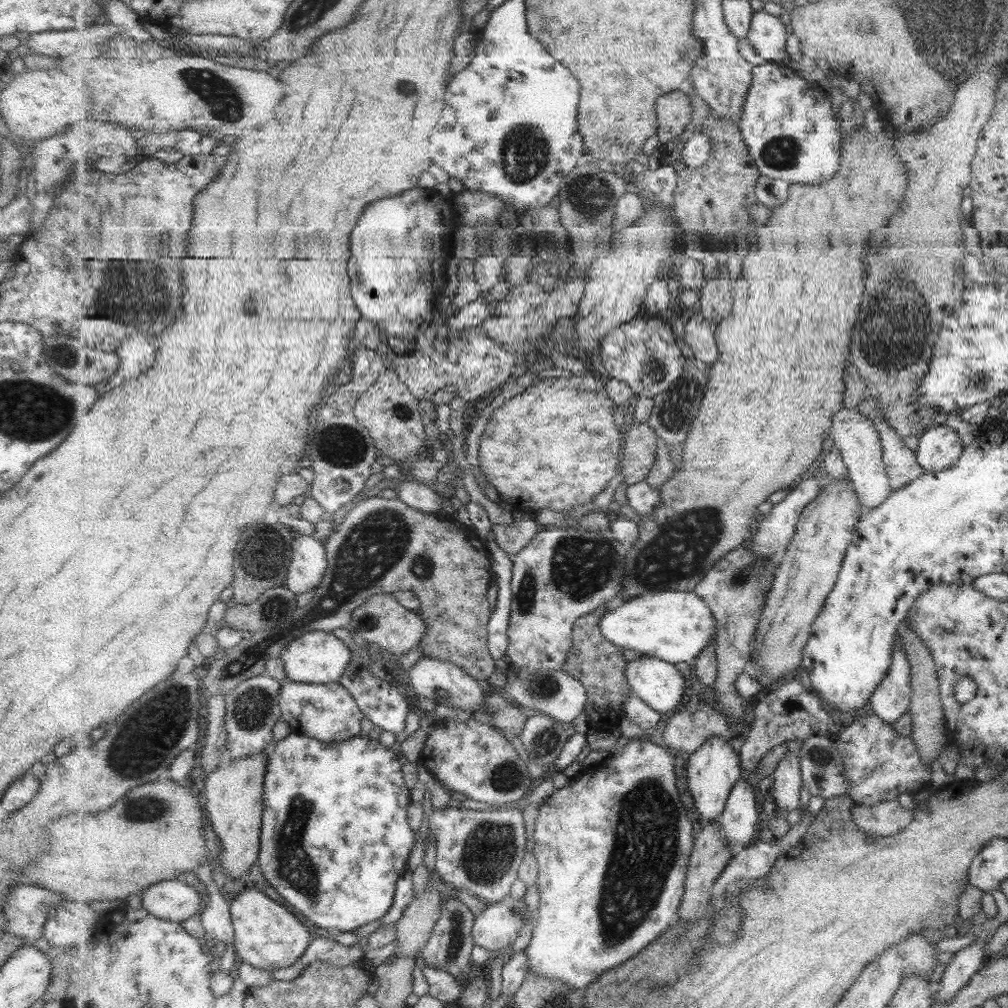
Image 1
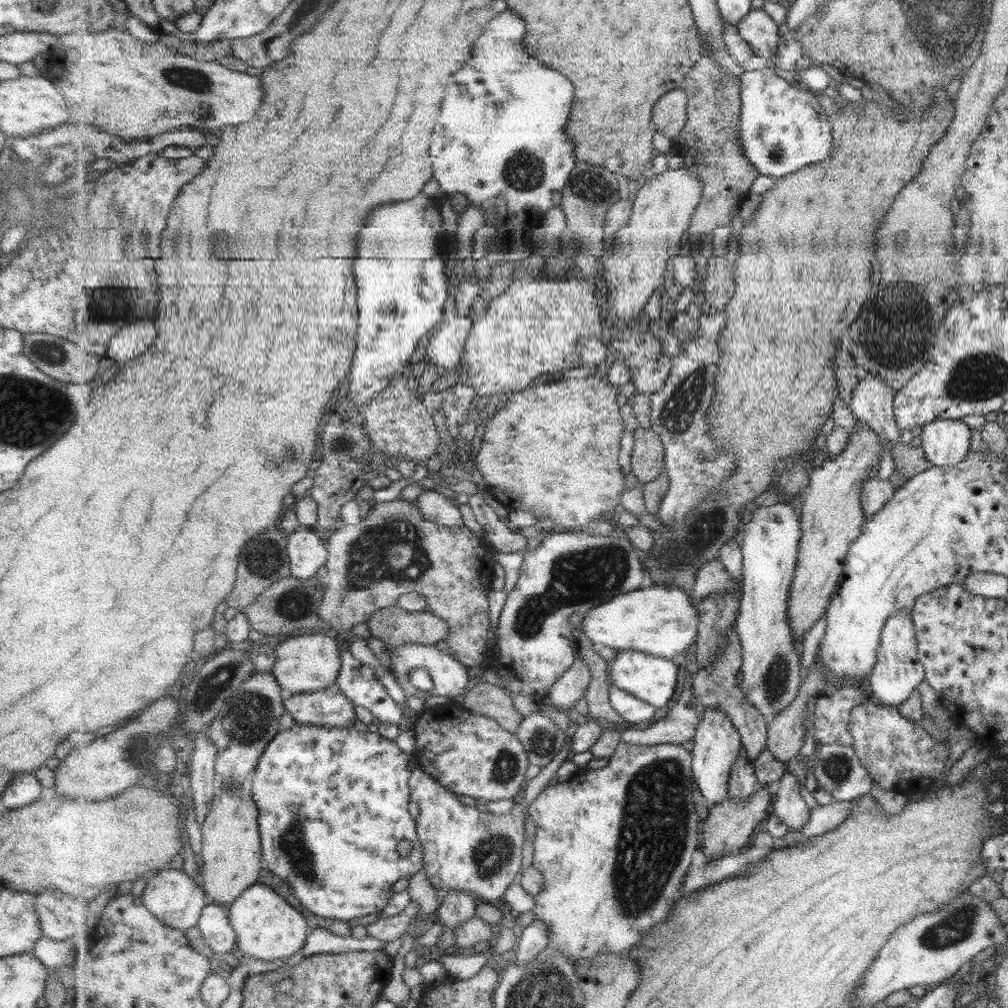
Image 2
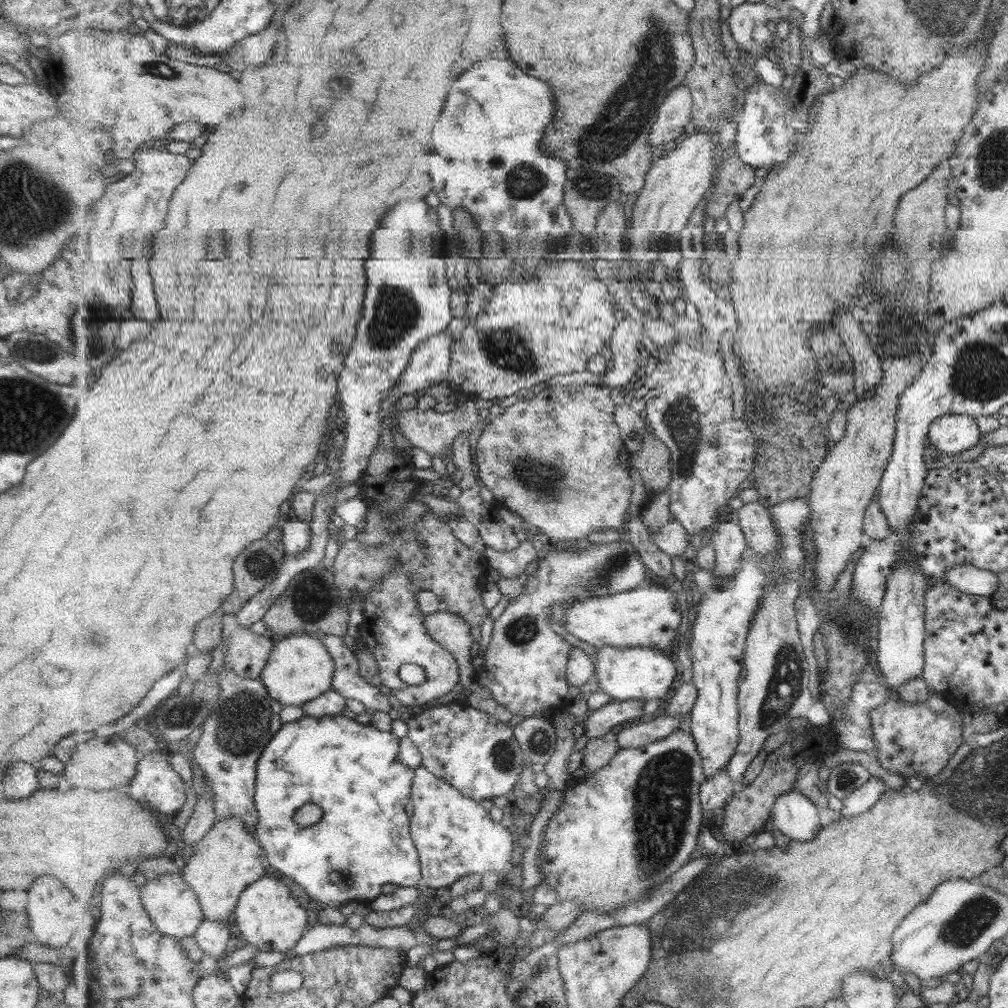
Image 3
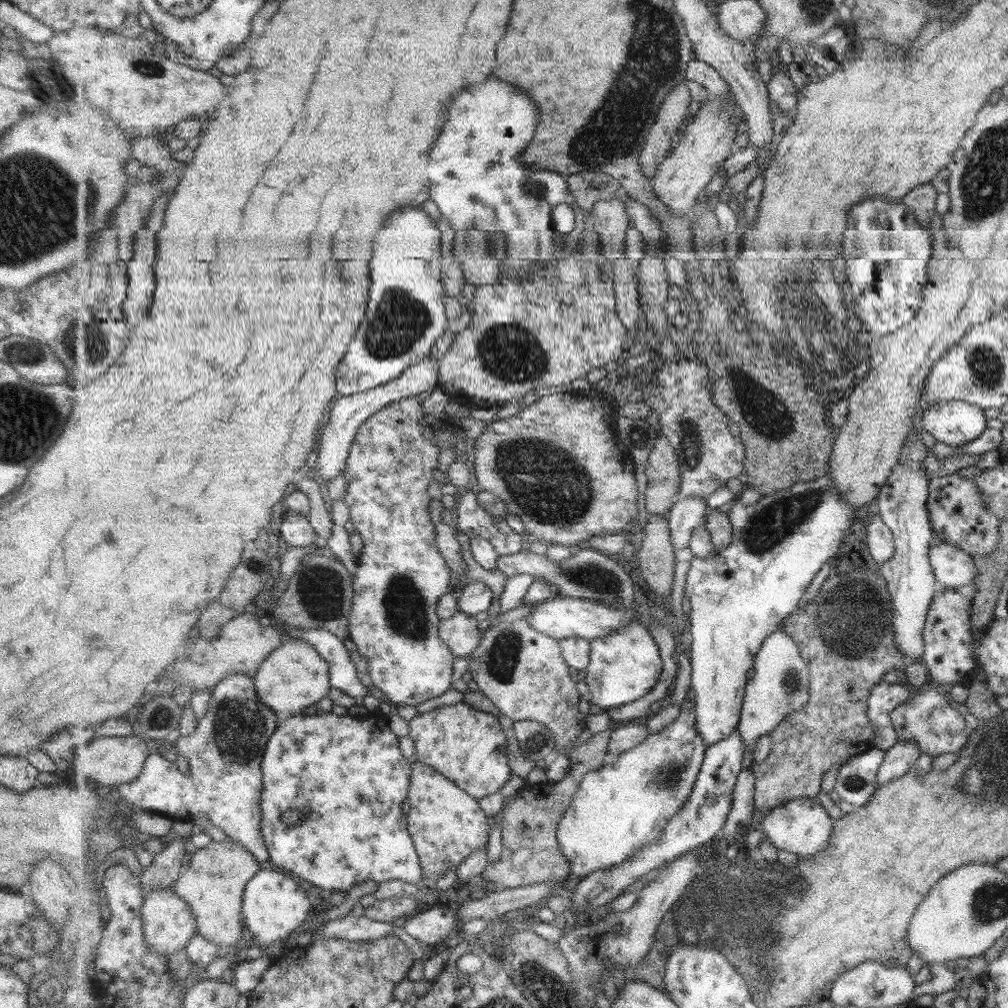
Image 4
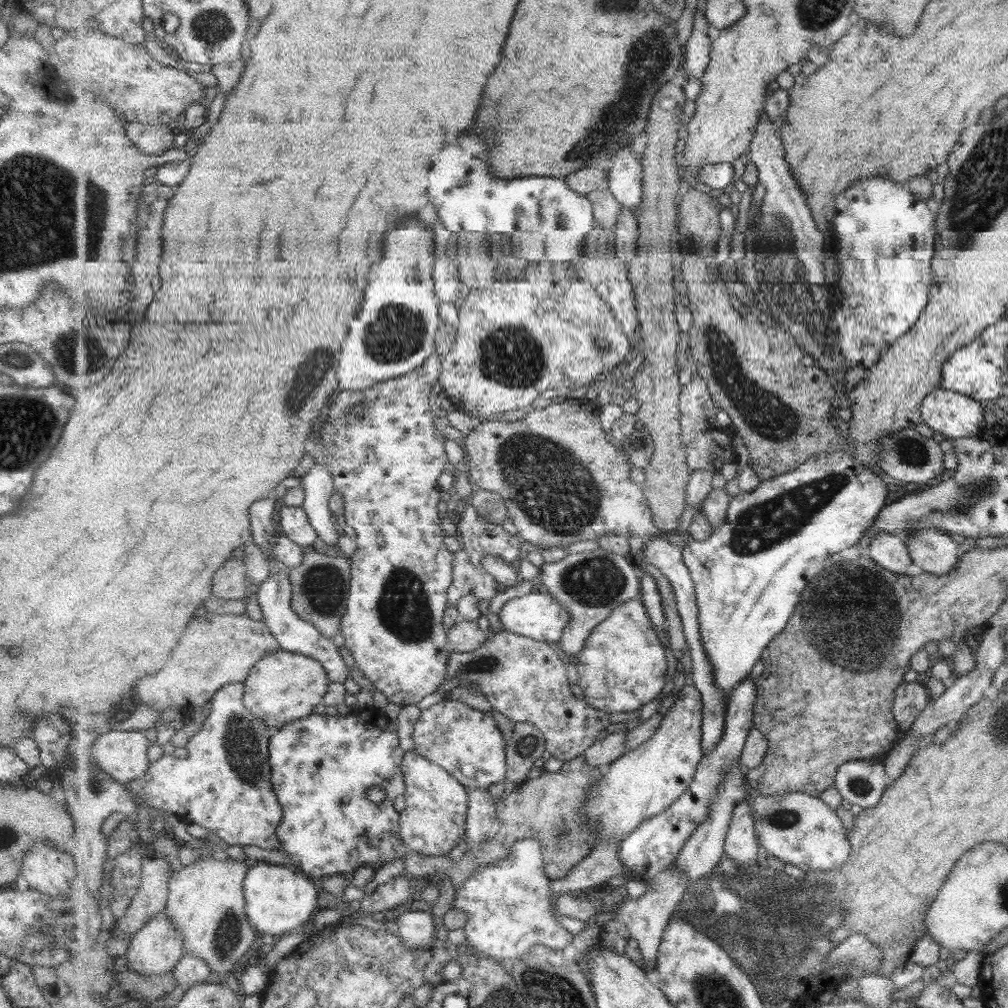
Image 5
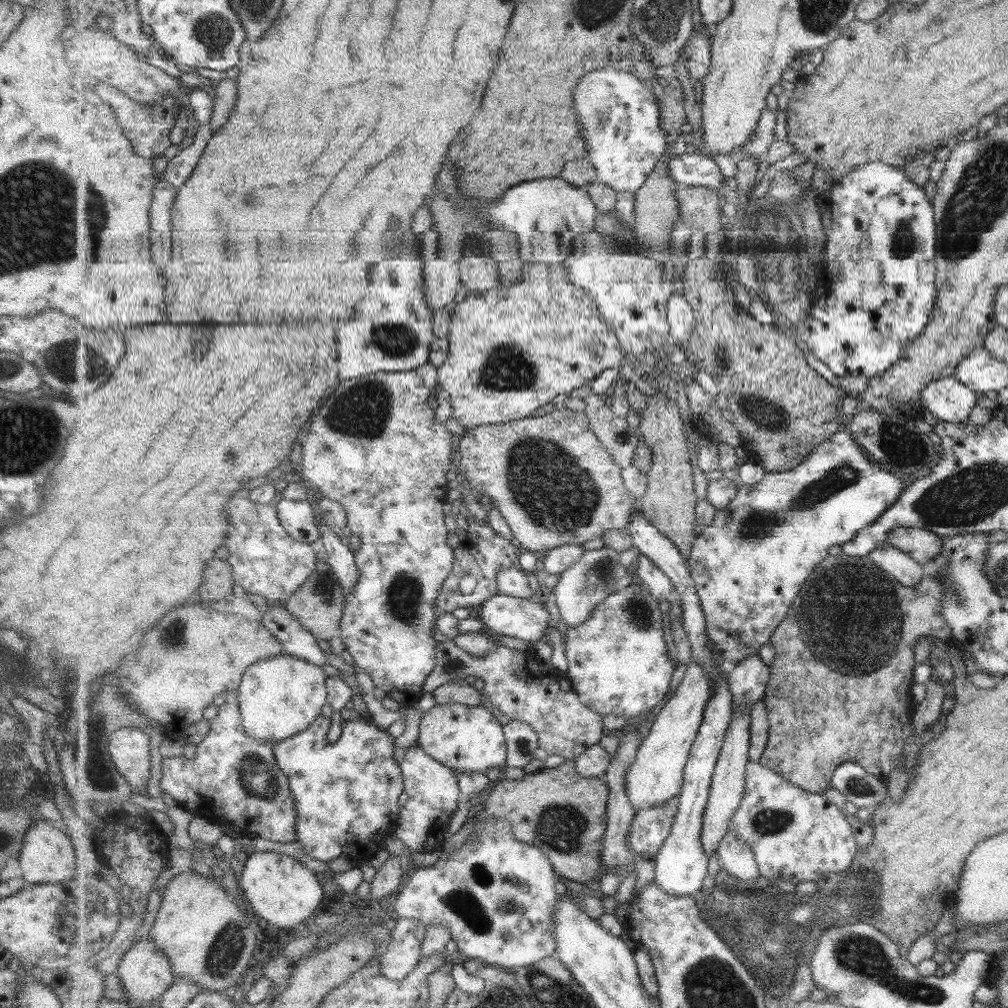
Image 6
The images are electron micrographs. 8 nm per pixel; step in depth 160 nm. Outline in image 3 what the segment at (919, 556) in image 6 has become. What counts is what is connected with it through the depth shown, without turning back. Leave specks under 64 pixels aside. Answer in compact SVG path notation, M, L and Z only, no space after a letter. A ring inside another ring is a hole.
M954 564L945 571L943 581L965 594L977 597L987 597L998 589L996 573L970 564Z

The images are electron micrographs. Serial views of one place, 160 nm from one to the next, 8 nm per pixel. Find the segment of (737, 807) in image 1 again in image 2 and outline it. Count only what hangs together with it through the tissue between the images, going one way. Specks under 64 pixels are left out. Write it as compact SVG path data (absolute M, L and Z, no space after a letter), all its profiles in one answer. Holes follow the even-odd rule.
M743 746L730 776L730 798L733 800L747 800L754 792L762 788L754 770L755 767Z

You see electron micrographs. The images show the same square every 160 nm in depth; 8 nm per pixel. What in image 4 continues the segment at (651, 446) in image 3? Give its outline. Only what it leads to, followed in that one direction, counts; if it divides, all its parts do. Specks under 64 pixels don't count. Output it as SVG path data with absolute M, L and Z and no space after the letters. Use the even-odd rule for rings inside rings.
M663 434L657 436L644 469L647 480L644 491L647 512L659 515L675 512L671 498L680 494L680 486L683 484L682 467L675 447Z

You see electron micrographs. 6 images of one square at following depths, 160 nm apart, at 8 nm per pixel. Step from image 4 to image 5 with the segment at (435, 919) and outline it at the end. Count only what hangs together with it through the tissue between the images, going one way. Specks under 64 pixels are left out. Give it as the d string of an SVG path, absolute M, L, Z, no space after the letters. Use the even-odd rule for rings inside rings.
M404 910L398 916L397 927L403 946L409 950L431 948L435 943L438 929L431 912Z

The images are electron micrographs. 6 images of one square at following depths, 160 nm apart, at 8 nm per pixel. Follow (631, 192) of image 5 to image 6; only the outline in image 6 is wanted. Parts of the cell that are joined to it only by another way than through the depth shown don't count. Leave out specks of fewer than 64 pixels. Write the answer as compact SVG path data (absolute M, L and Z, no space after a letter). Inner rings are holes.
M609 66L605 70L591 72L583 82L579 82L575 102L579 102L579 122L583 122L582 131L590 148L586 157L598 171L598 182L608 184L618 193L637 192L667 150L667 134L661 130L661 106L649 82L637 80L633 74Z

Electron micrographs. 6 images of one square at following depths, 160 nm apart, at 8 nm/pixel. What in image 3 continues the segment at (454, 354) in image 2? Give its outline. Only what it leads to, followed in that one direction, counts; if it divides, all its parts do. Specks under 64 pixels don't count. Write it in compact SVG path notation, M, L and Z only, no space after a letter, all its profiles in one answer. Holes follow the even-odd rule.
M441 332L431 336L427 341L421 343L419 348L411 355L411 365L407 367L407 371L401 377L401 381L397 386L394 386L389 391L389 397L393 394L399 396L414 395L419 390L425 391L426 388L431 388L449 378L451 369L451 357L453 357L453 338L449 336L448 332Z

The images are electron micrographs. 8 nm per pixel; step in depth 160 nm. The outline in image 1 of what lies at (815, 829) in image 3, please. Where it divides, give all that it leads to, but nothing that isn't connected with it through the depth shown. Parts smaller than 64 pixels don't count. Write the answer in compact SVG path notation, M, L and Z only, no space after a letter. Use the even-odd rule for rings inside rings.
M787 752L768 784L775 805L785 812L801 808L801 788L804 787L804 780L800 759L795 752Z

